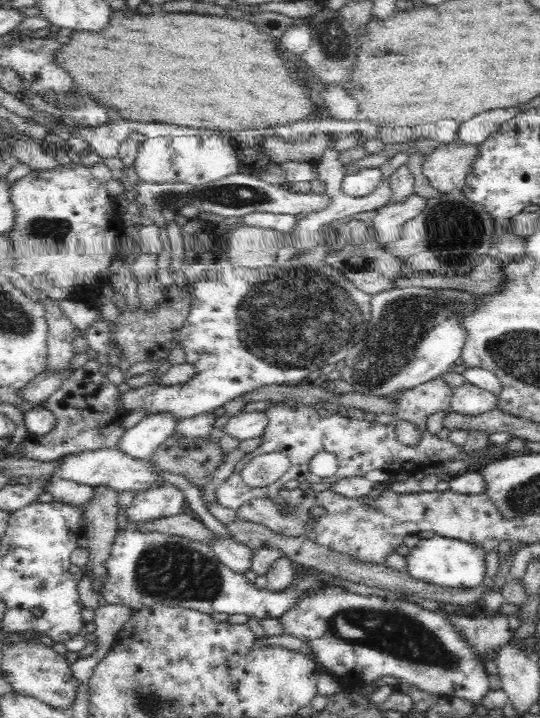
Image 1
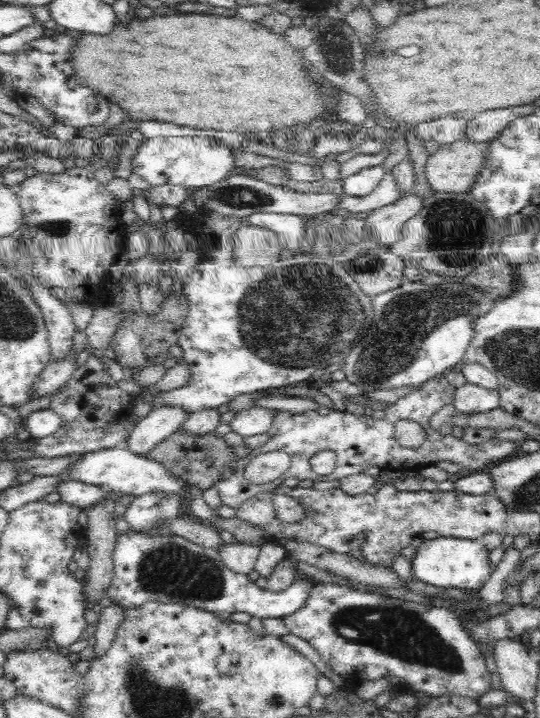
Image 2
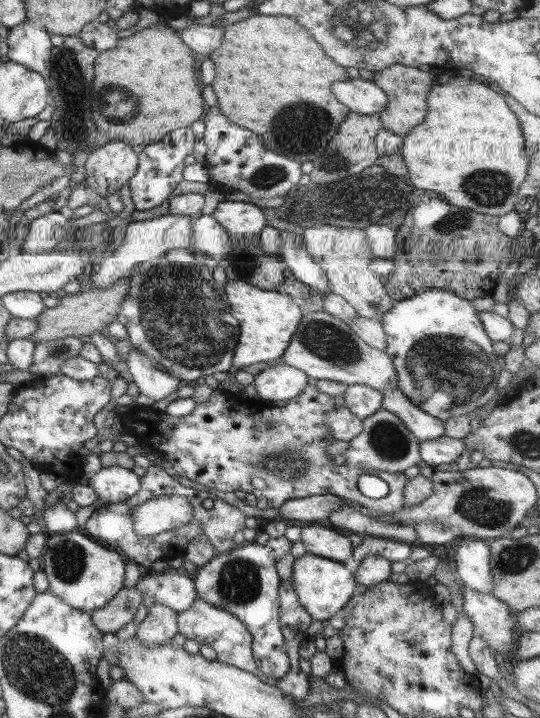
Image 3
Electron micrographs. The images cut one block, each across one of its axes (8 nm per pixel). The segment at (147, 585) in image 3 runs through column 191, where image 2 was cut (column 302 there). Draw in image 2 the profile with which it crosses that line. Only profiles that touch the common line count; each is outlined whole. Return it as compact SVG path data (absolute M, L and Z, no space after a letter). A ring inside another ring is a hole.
M132 529L118 533L111 558L112 578L105 596L111 600L111 604L125 608L140 608L146 602L162 602L164 604L185 604L190 608L201 608L204 612L244 612L260 619L282 618L298 607L306 600L314 585L308 583L303 575L298 576L295 584L281 592L272 592L256 587L255 582L250 581L246 575L232 572L219 557L216 550L206 548L200 544L190 542L183 536L164 535L162 533L138 533Z

